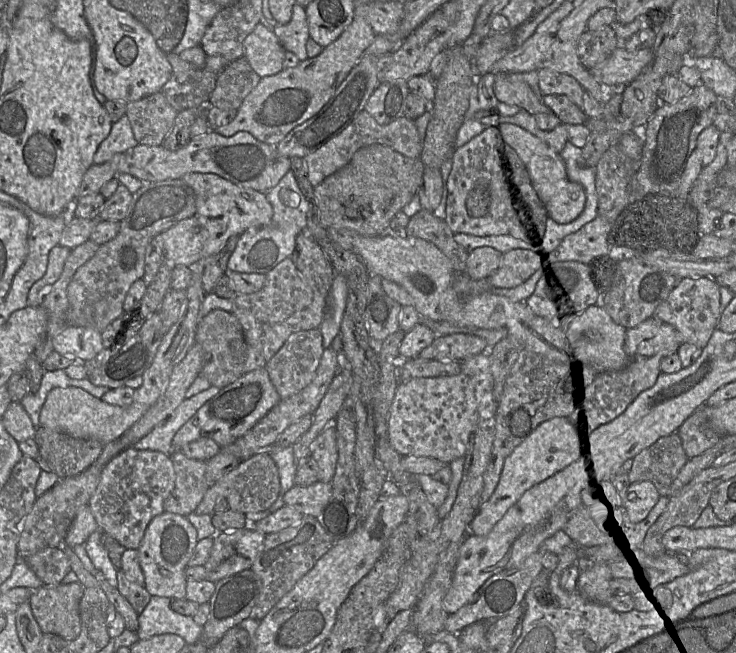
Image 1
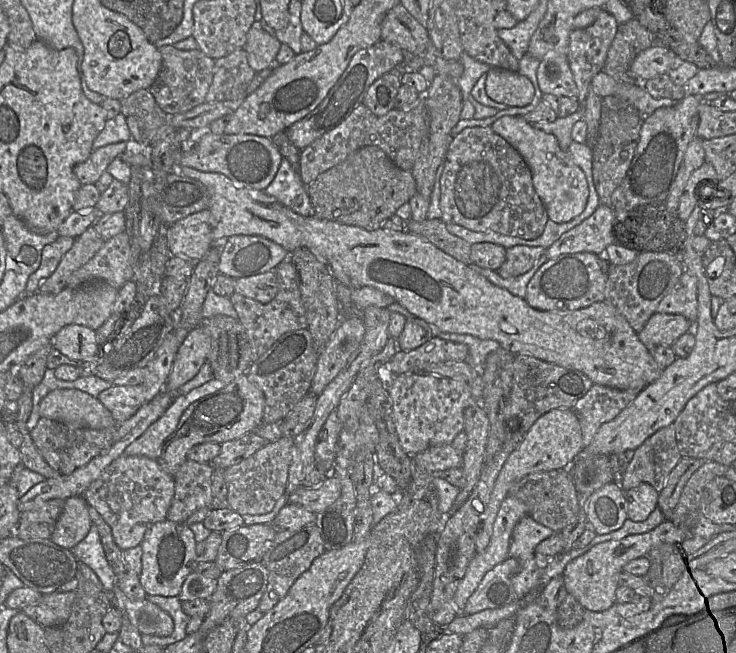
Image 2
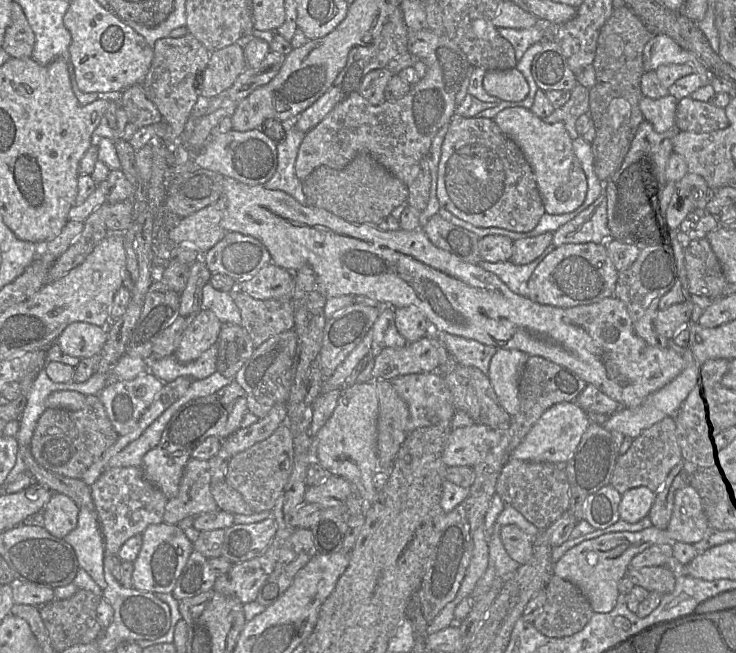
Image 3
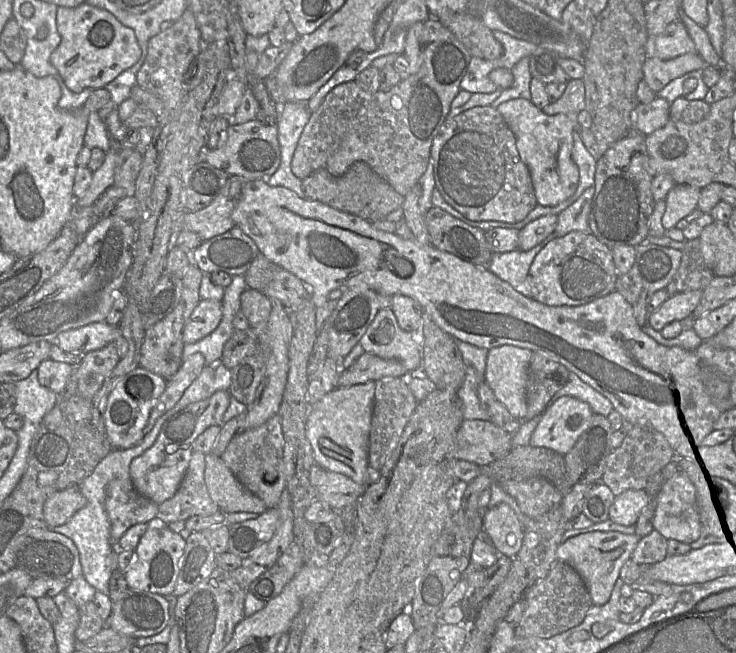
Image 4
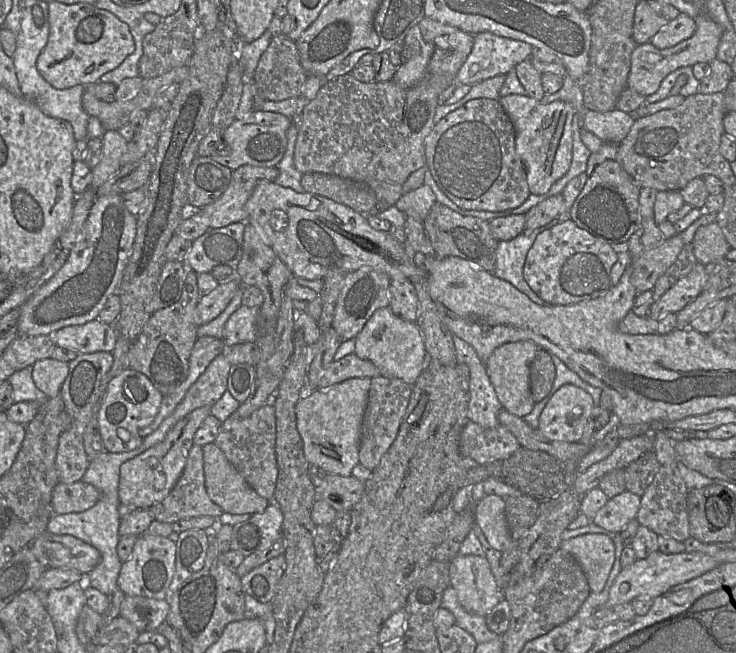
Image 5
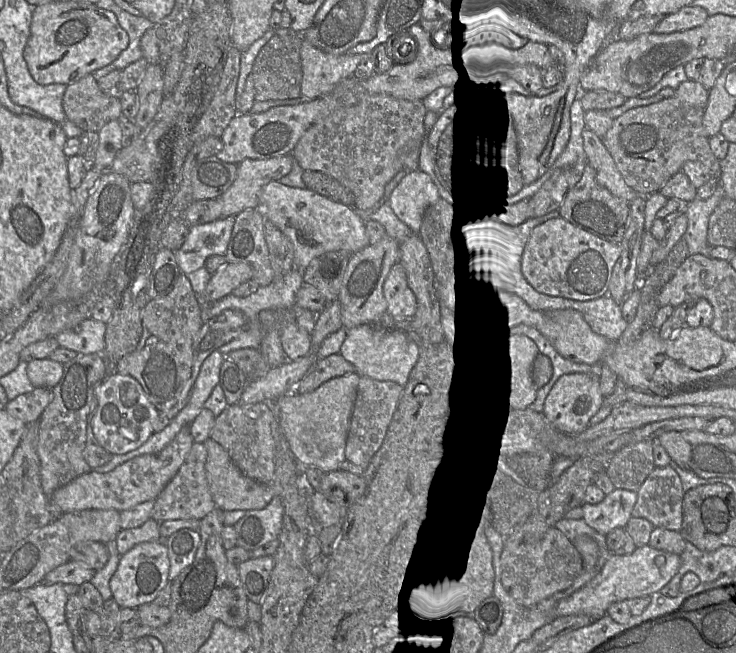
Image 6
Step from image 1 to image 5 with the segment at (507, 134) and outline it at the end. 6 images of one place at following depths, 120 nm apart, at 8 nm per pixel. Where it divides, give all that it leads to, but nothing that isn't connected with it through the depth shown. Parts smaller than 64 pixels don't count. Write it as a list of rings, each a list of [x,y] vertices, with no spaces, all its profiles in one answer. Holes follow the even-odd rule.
[[[510,94],[499,100],[513,123],[516,152],[525,167],[530,192],[546,195],[552,185],[570,168],[573,154],[572,121],[575,110],[570,103],[561,100],[543,104],[528,95]]]

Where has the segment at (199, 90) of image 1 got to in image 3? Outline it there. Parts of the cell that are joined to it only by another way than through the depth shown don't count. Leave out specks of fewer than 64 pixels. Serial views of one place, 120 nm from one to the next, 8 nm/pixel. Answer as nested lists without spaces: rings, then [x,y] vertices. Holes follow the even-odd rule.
[[[192,34],[180,38],[158,39],[153,47],[150,69],[140,83],[146,96],[154,103],[171,129],[171,141],[179,141],[188,118],[203,100],[199,93],[199,79],[206,69],[210,53]]]

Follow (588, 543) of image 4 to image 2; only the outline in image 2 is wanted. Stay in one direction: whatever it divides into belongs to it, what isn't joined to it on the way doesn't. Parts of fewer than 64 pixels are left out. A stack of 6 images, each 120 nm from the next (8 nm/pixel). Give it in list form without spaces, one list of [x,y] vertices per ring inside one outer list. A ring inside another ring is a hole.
[[[664,520],[653,530],[637,535],[629,535],[620,540],[610,540],[591,547],[586,553],[570,561],[563,571],[565,587],[586,610],[604,612],[615,603],[615,591],[619,575],[631,560],[647,556],[657,546],[679,546],[688,543],[689,531],[677,527],[670,520]]]

